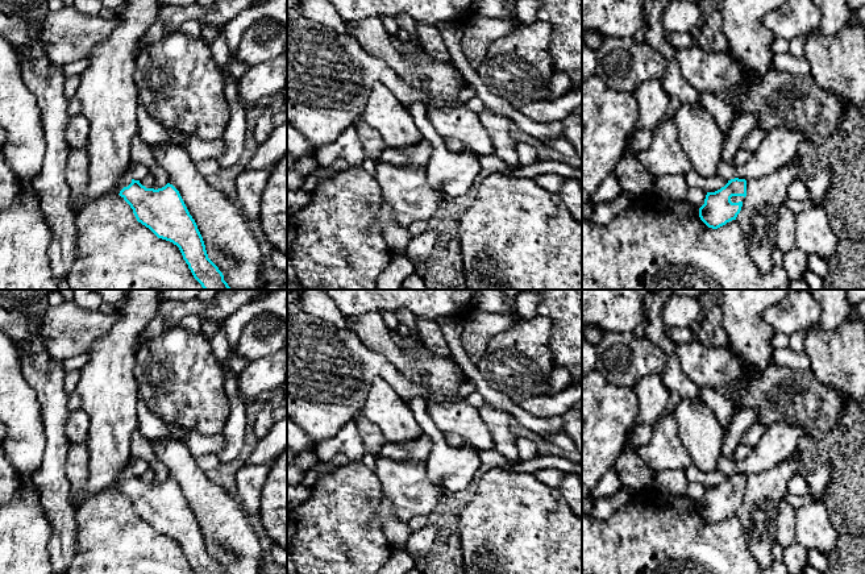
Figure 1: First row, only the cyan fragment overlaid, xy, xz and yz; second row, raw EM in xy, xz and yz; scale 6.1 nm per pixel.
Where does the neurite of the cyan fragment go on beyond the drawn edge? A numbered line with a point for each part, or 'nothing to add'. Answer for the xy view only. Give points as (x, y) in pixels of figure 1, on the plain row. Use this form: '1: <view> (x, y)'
1: xy (125, 475)

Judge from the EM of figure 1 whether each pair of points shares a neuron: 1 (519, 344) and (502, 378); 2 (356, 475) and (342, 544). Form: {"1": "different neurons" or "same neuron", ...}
{"1": "same neuron", "2": "same neuron"}

